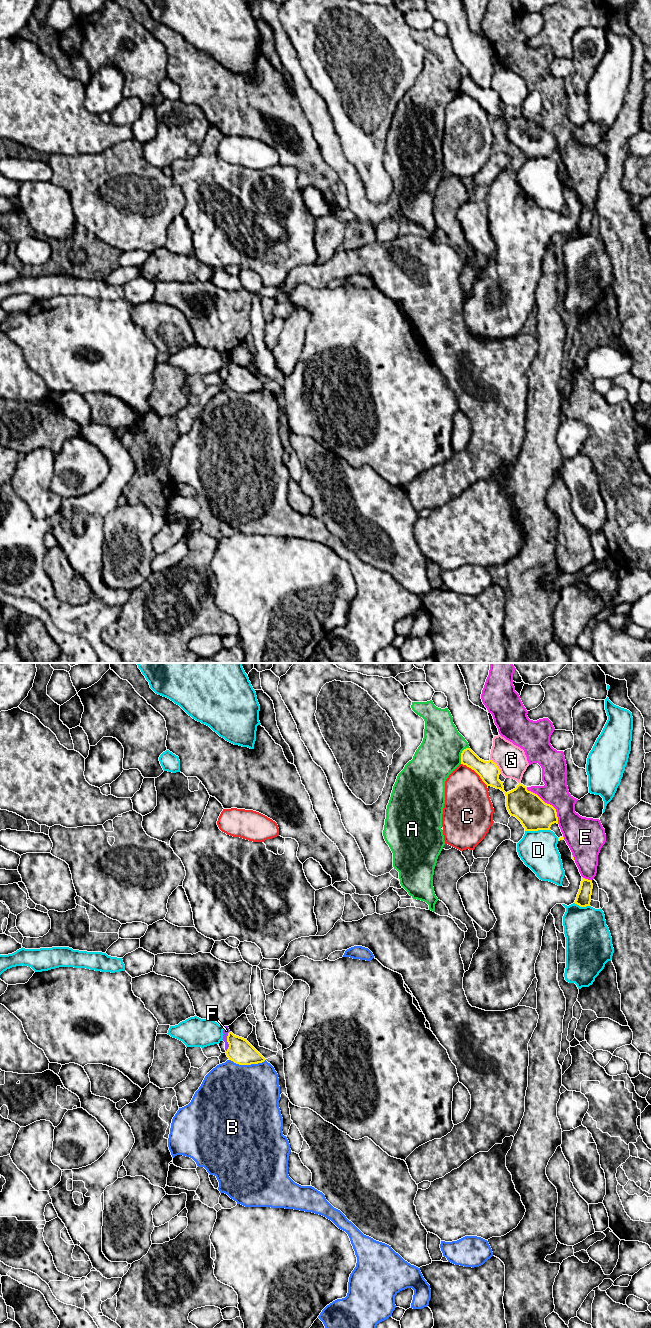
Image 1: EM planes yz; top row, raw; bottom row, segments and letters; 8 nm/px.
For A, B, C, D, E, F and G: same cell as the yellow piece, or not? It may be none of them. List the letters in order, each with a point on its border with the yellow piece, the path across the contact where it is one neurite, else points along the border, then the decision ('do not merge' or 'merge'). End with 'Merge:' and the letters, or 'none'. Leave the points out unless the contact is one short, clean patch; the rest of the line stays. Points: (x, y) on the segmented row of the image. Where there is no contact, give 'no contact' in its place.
A: yz (461, 754) | do not merge
B: yz (247, 1064) | do not merge
C: yz (475, 771) | do not merge
D: yz (537, 830) | do not merge
E: yz (546, 803) | do not merge
F: yz (227, 1041) | across yz (240, 1051), (227, 1041), (226, 1030) | merge
G: yz (497, 766) | do not merge
Merge: F

